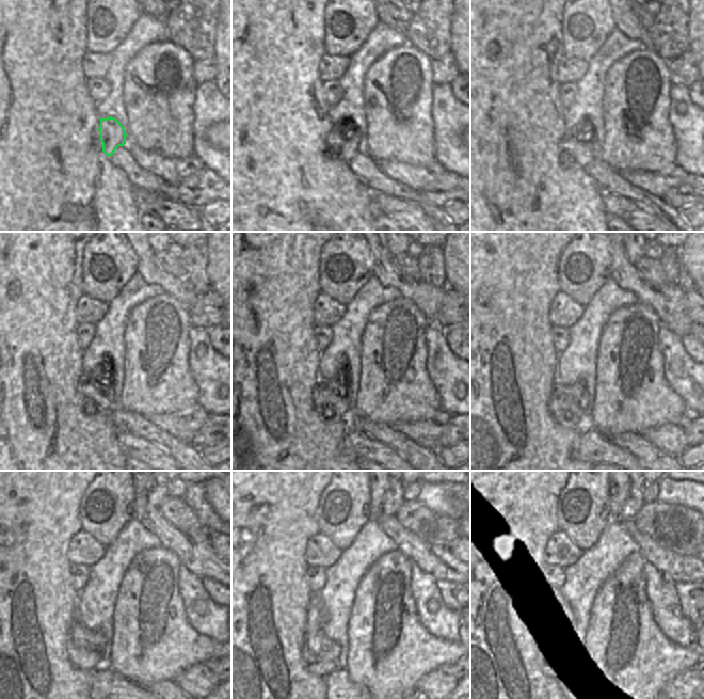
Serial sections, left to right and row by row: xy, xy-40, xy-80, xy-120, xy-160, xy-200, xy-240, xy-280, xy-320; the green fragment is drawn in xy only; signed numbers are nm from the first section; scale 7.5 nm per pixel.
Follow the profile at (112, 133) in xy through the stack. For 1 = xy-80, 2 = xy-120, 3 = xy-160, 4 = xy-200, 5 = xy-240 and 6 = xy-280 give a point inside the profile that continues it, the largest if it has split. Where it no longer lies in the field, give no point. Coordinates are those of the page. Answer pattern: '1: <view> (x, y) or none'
1: xy-80 (582, 152)
2: xy-120 (104, 398)
3: xy-160 (341, 411)
4: xy-200 (577, 418)
5: xy-240 (92, 661)
6: xy-280 (319, 667)

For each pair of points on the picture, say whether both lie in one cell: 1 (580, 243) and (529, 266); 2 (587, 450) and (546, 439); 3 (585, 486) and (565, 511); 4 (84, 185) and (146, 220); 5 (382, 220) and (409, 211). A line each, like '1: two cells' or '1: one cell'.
1: two cells
2: two cells
3: one cell
4: two cells
5: two cells

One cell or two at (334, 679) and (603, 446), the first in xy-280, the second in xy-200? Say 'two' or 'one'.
one

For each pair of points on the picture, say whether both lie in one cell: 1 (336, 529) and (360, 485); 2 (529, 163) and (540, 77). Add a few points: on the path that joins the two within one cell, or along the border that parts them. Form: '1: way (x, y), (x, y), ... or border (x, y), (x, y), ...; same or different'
1: way (348, 520), (353, 507), (353, 496); same
2: way (529, 142), (531, 98); same

